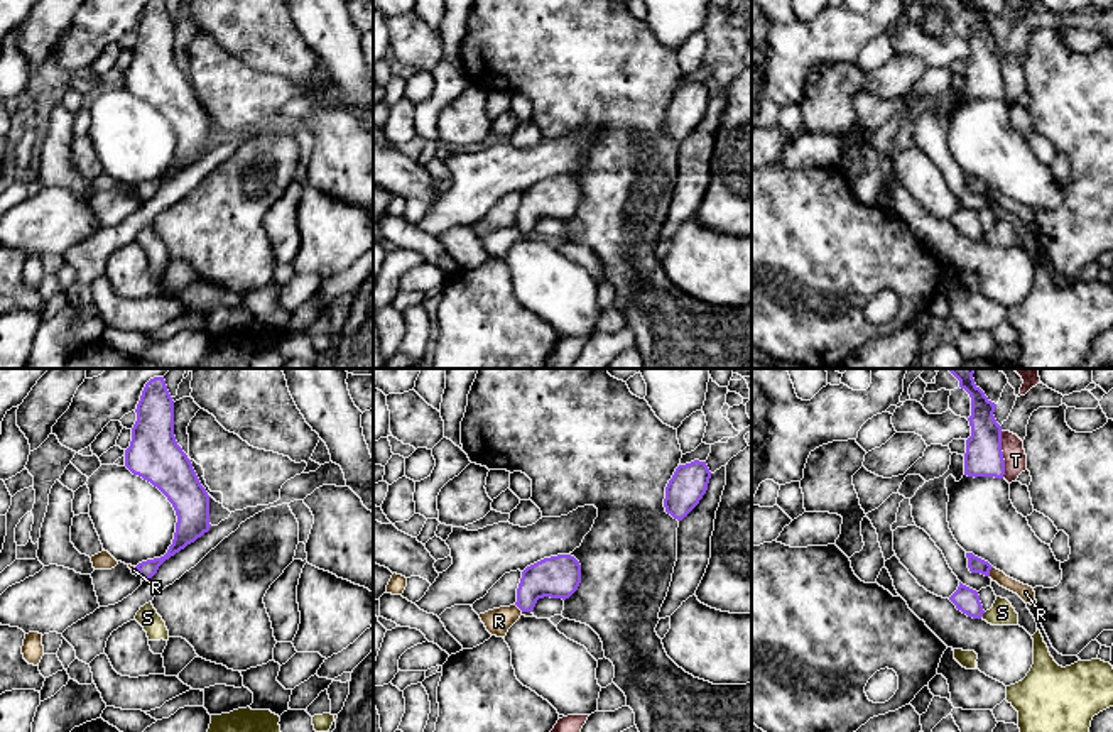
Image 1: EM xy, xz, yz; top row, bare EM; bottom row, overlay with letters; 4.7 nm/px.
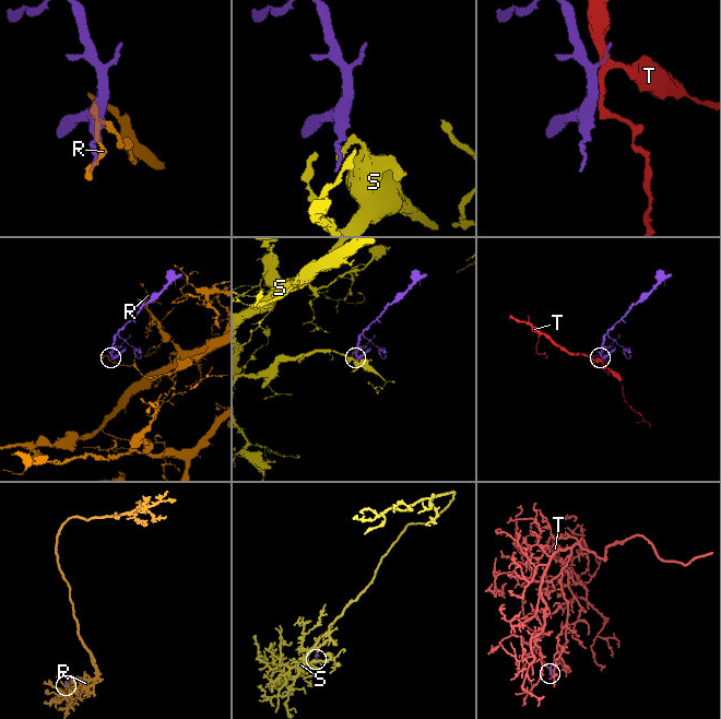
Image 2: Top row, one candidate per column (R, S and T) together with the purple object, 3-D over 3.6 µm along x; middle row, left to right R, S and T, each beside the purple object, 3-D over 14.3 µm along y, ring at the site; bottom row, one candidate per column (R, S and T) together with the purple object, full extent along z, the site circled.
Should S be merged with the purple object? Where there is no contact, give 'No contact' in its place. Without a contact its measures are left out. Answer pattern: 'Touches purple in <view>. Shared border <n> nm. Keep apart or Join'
Touches purple in yz. Shared border 40 nm. Keep apart

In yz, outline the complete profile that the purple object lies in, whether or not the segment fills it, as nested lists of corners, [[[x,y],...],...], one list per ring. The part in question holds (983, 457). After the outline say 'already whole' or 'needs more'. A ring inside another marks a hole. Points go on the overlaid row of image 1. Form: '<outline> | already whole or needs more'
[[[946,369],[971,397],[971,436],[966,440],[964,475],[1003,478],[1002,426],[993,412],[996,404],[975,384],[975,369]]] | already whole

